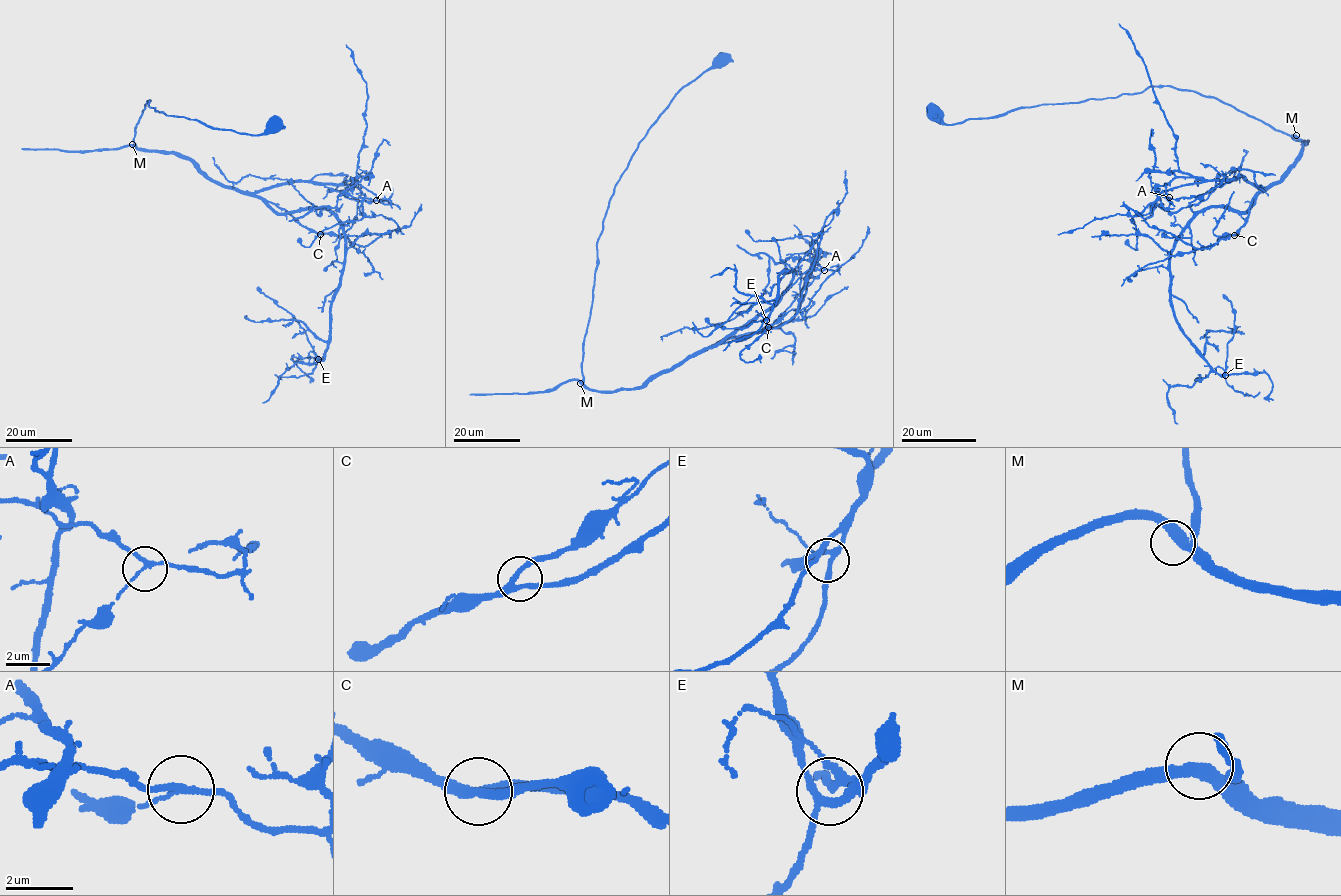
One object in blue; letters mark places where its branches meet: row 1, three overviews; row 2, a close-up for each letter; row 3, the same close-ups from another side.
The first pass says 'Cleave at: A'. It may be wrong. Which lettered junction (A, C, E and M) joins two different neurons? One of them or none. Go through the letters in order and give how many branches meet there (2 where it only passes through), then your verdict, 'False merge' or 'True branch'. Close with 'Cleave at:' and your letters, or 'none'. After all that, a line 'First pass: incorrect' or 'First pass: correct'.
A: Branches: 3. False merge
C: Branches: 3. True branch
E: Branches: 3. True branch
M: Branches: 3. True branch
Cleave at: A
First pass: correct

